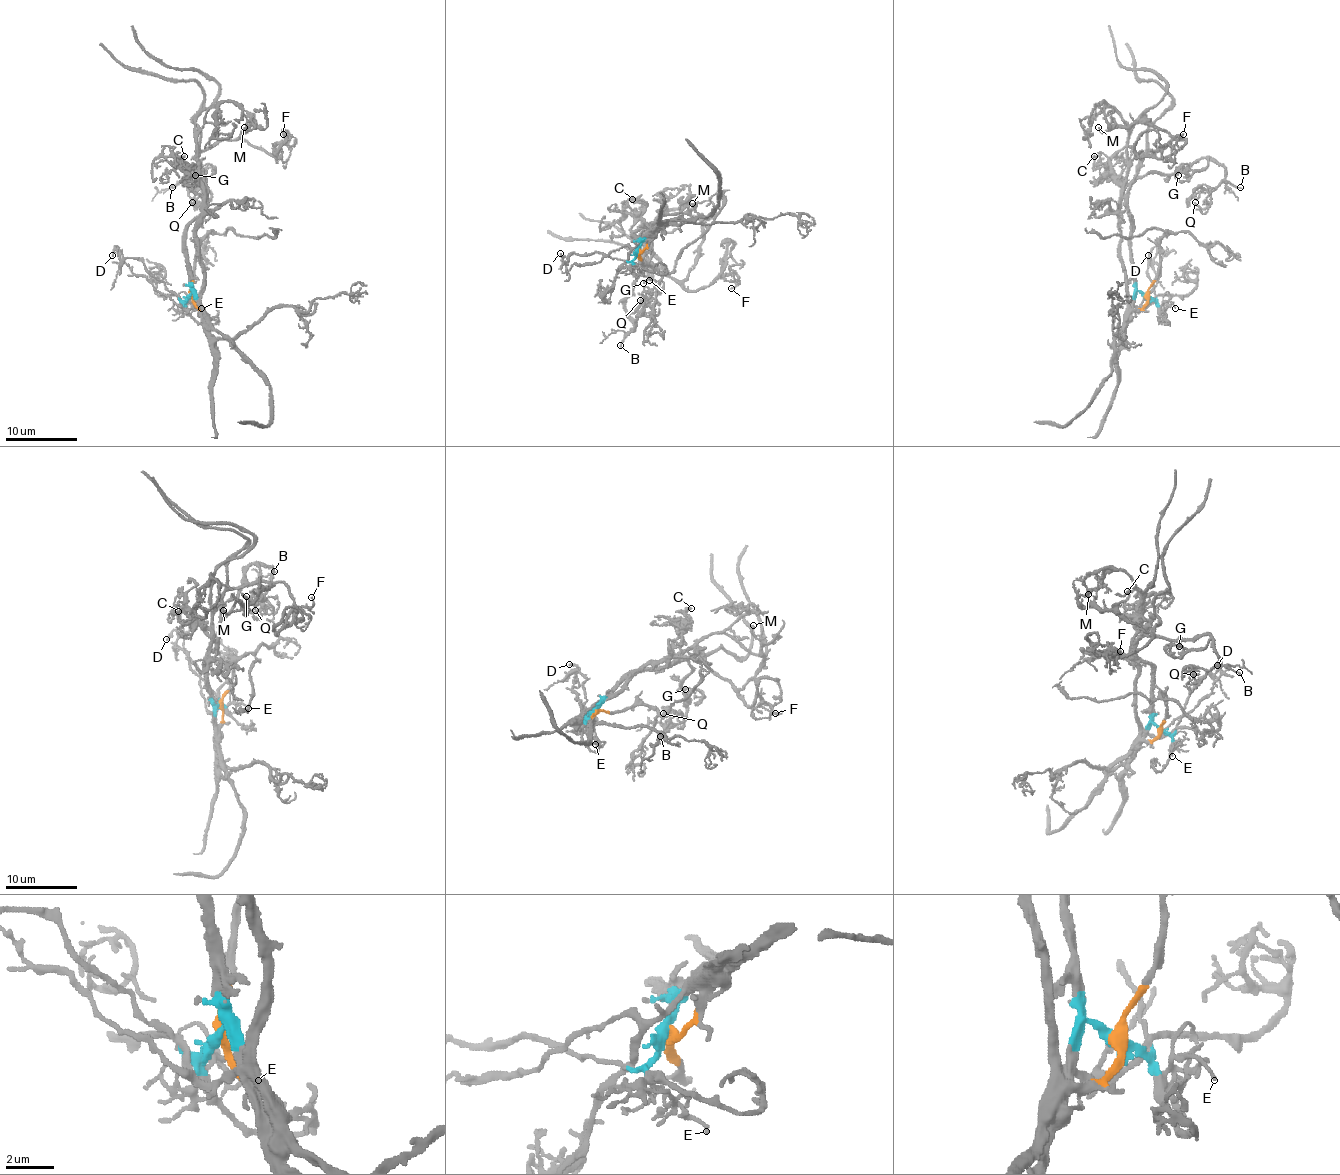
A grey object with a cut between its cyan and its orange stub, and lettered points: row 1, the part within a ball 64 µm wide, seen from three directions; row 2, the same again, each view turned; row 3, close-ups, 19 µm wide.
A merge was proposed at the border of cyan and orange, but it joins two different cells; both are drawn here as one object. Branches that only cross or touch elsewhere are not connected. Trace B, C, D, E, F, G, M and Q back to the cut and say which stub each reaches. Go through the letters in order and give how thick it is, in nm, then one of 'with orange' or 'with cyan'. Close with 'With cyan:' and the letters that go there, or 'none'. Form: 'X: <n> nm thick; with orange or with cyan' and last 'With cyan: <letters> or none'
B: 150 nm thick; with cyan
C: 170 nm thick; with cyan
D: 170 nm thick; with cyan
E: 100 nm thick; with cyan
F: 150 nm thick; with cyan
G: 110 nm thick; with cyan
M: 160 nm thick; with cyan
Q: 200 nm thick; with cyan
With cyan: B, C, D, E, F, G, M, Q

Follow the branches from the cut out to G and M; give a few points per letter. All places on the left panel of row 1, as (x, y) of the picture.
G: (189, 295), (186, 227), (204, 207), (205, 188), (202, 173), (191, 173), (177, 161), (205, 180), (195, 175)
M: (189, 295), (186, 227), (205, 204), (197, 154), (236, 139), (250, 123), (256, 125), (247, 132), (243, 127)

